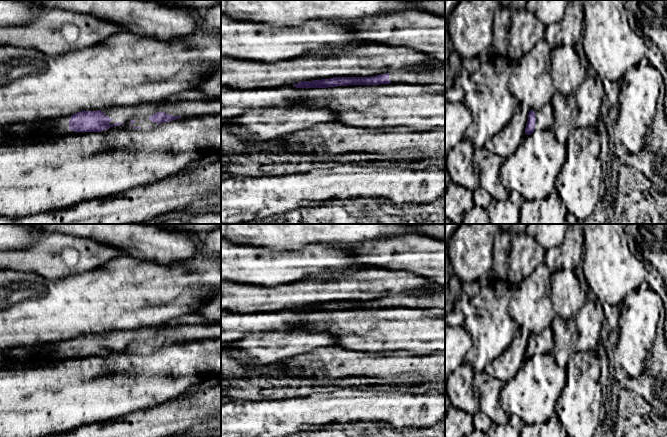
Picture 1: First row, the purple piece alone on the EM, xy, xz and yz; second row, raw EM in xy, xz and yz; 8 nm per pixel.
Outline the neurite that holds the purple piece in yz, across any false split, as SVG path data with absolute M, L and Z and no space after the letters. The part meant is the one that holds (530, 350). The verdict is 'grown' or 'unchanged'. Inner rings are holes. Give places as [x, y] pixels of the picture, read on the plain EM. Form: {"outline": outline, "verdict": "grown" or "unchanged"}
{"outline": "M551 327L545 328L537 335L530 335L525 352L525 358L531 359L534 354L547 354L552 352L554 339Z", "verdict": "grown"}

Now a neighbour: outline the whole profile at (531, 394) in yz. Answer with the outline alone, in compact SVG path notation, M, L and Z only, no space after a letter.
M552 354L534 355L525 359L517 373L500 391L500 406L508 416L515 415L525 424L540 424L547 422L554 414L555 405L566 382L566 370L560 367Z

